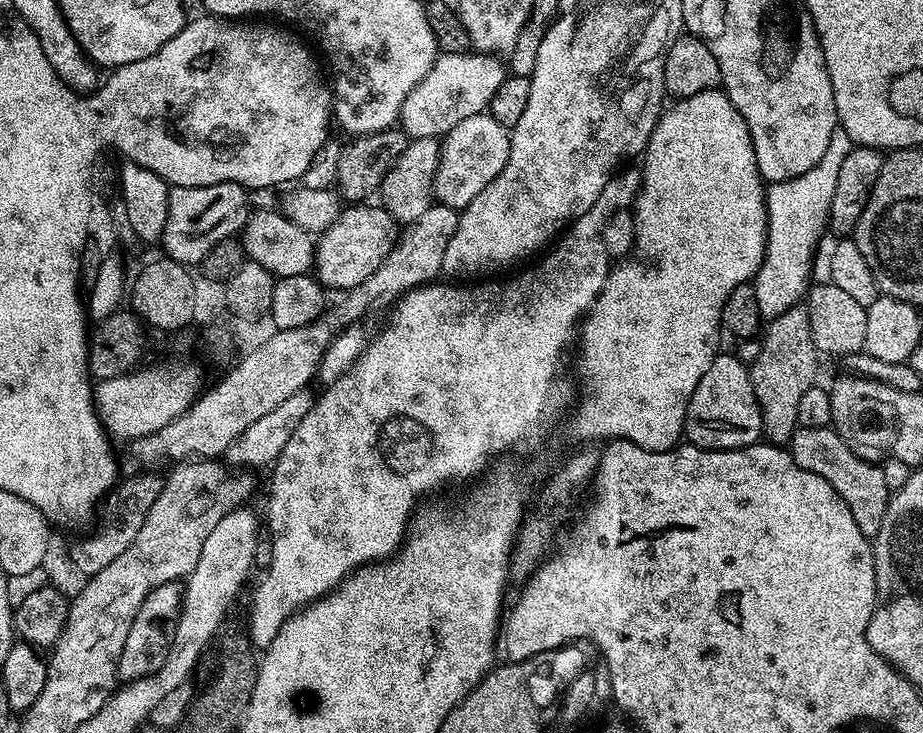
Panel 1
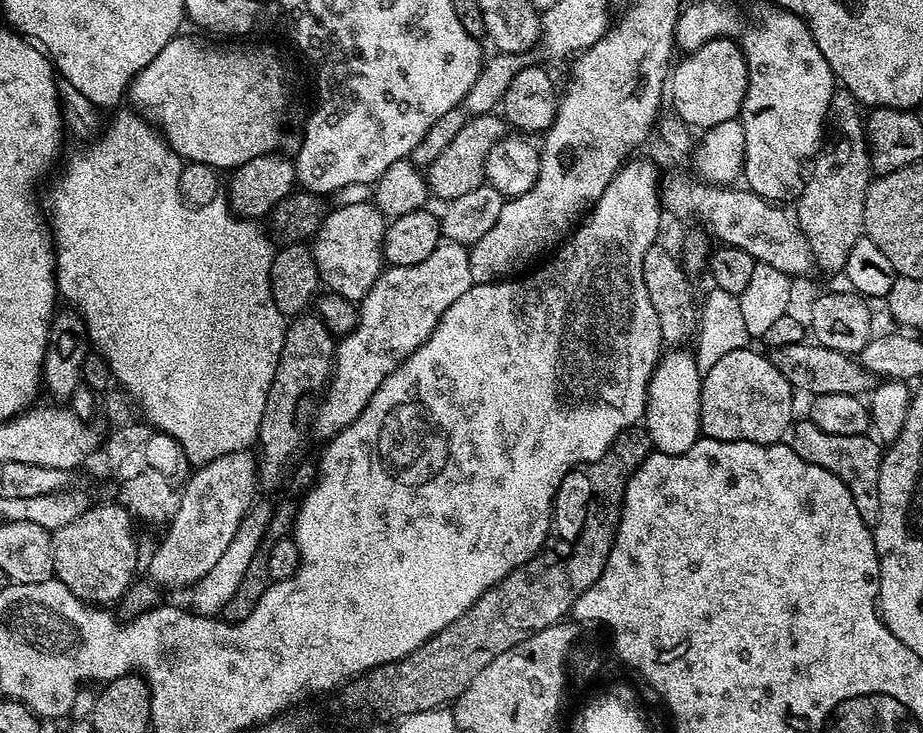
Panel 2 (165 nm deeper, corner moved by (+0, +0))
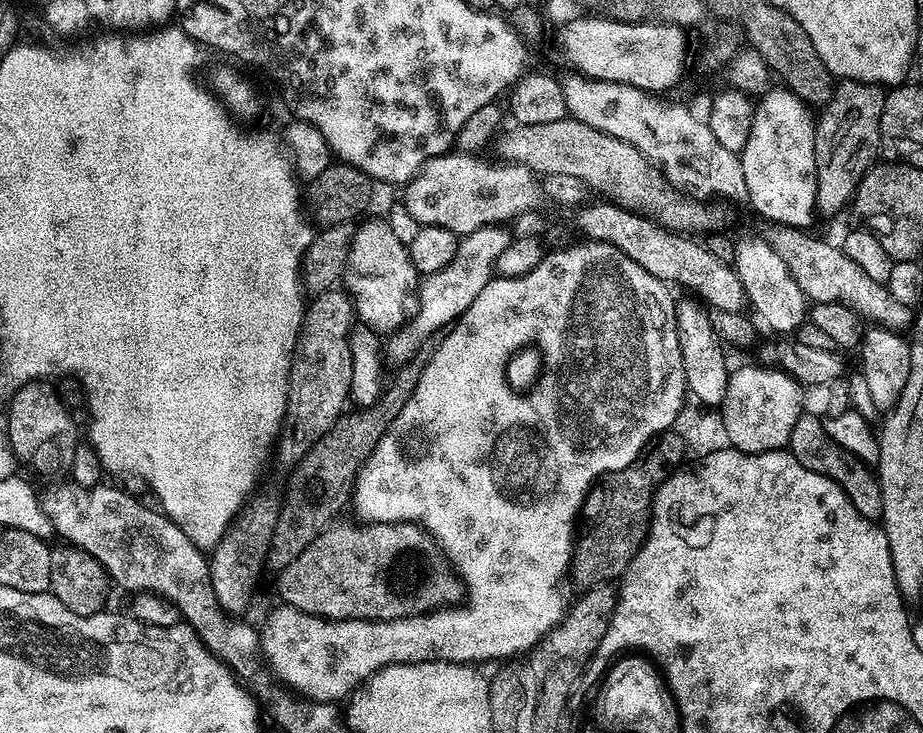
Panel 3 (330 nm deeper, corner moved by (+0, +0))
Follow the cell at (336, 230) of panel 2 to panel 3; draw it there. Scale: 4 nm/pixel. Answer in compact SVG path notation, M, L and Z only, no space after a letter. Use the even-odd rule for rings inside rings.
M387 219L372 220L364 225L359 225L355 231L352 242L352 252L349 254L347 271L356 281L350 287L354 297L354 312L359 323L371 332L385 334L384 332L399 333L400 329L412 319L418 307L418 273L412 255L408 253L408 245L398 240L388 225Z

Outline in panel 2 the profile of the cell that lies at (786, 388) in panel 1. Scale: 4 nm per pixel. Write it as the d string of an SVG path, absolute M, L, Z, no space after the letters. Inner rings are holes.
M836 90L832 93L832 101L828 107L830 113L830 128L836 131L836 141L833 144L825 143L817 151L811 161L812 173L807 173L802 187L799 189L800 201L796 204L794 220L804 241L807 242L809 255L813 263L826 271L841 273L845 260L849 256L850 247L861 235L864 226L864 195L870 183L869 151L866 147L866 132L862 125L862 112L858 102L848 92Z

